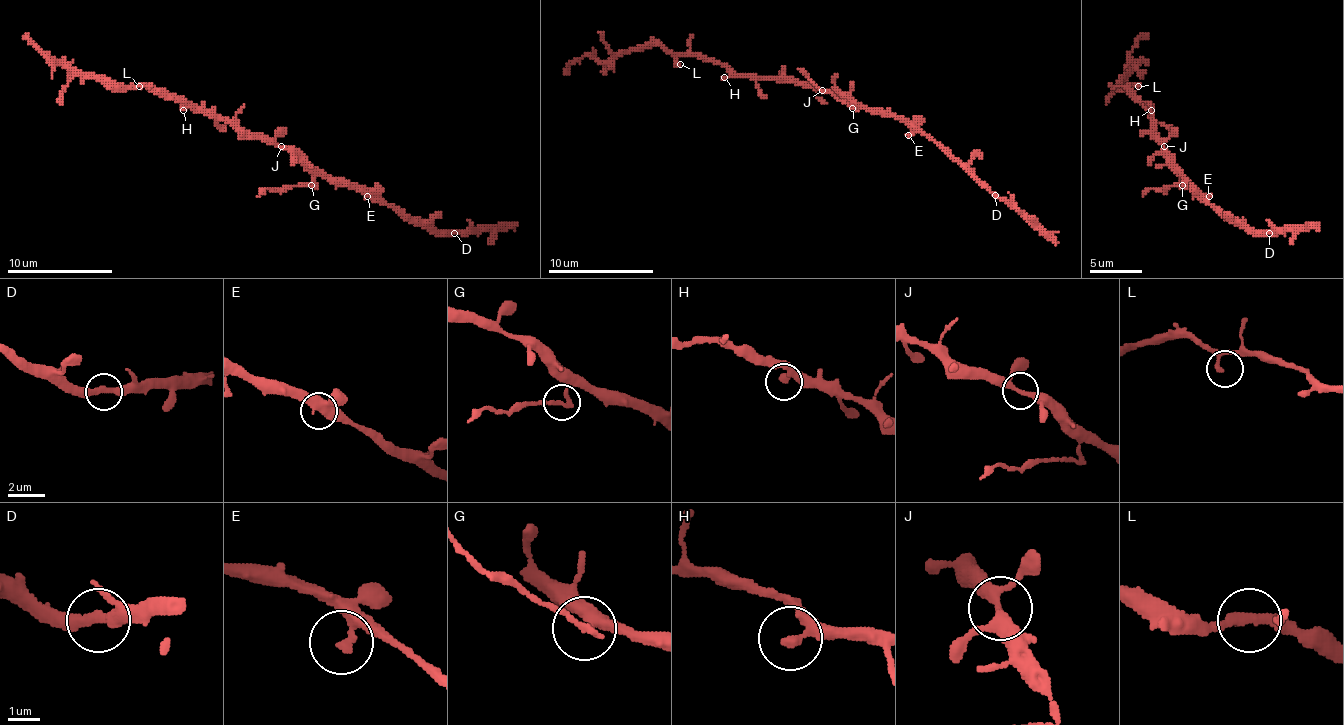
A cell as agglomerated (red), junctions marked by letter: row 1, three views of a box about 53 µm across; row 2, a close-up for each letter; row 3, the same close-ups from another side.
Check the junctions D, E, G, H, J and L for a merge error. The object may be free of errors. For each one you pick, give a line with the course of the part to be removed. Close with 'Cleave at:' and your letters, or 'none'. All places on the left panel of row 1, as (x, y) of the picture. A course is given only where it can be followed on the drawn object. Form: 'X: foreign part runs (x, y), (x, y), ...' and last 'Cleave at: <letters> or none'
G: foreign part runs (312, 186), (265, 188), (257, 196)
Cleave at: G

